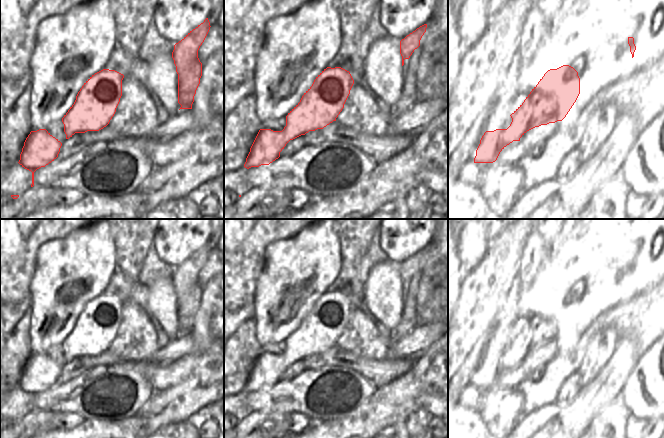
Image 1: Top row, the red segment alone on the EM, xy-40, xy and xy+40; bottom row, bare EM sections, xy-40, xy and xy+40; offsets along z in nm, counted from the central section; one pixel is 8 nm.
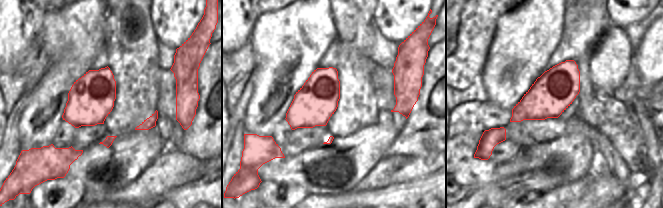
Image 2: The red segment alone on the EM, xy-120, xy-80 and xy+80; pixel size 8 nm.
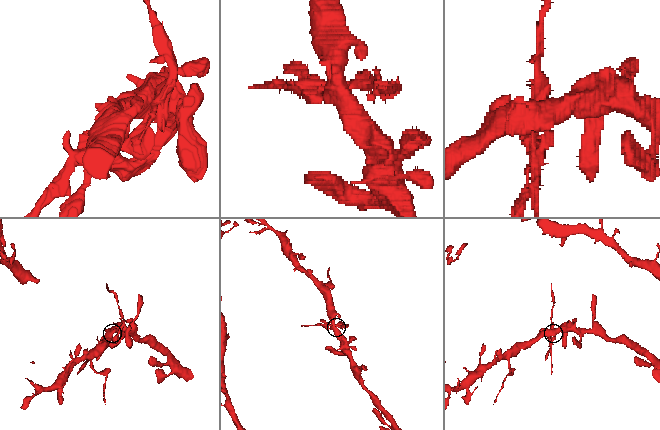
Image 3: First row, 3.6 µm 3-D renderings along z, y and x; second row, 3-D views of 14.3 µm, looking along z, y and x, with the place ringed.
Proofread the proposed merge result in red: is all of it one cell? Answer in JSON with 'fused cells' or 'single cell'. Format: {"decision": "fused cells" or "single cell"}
{"decision": "fused cells"}

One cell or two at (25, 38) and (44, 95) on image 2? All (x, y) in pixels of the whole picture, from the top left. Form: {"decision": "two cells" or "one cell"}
{"decision": "two cells"}

